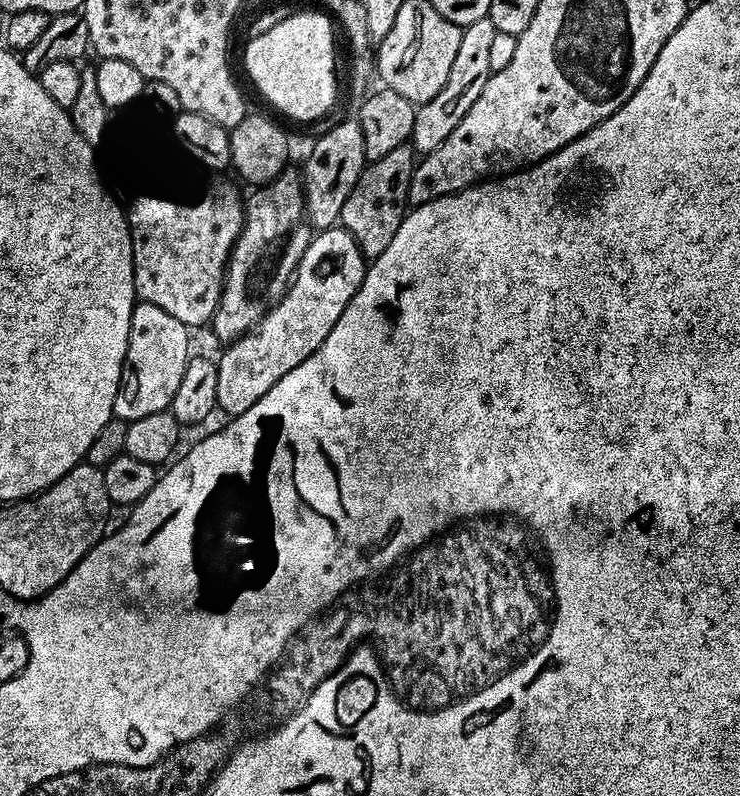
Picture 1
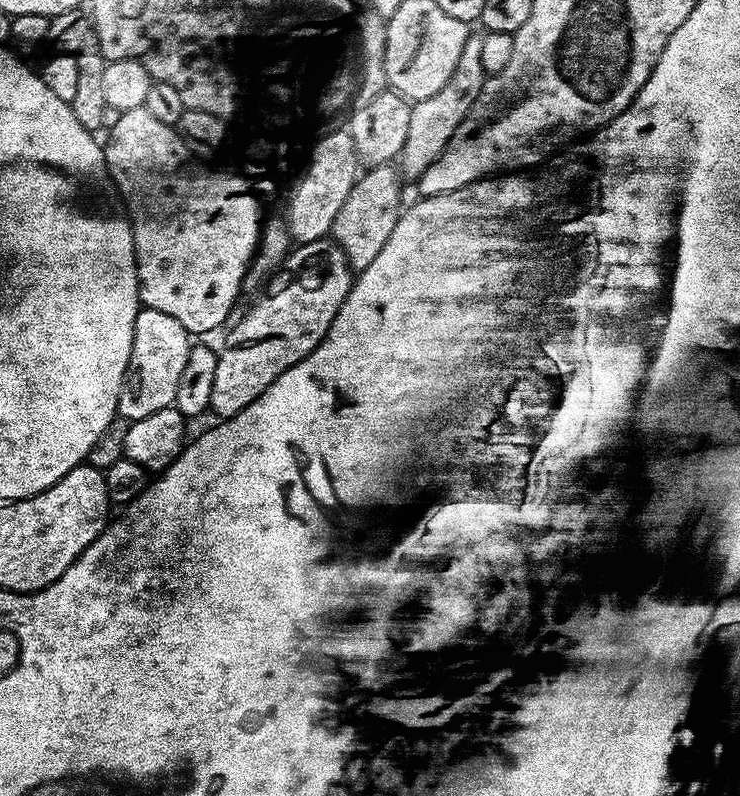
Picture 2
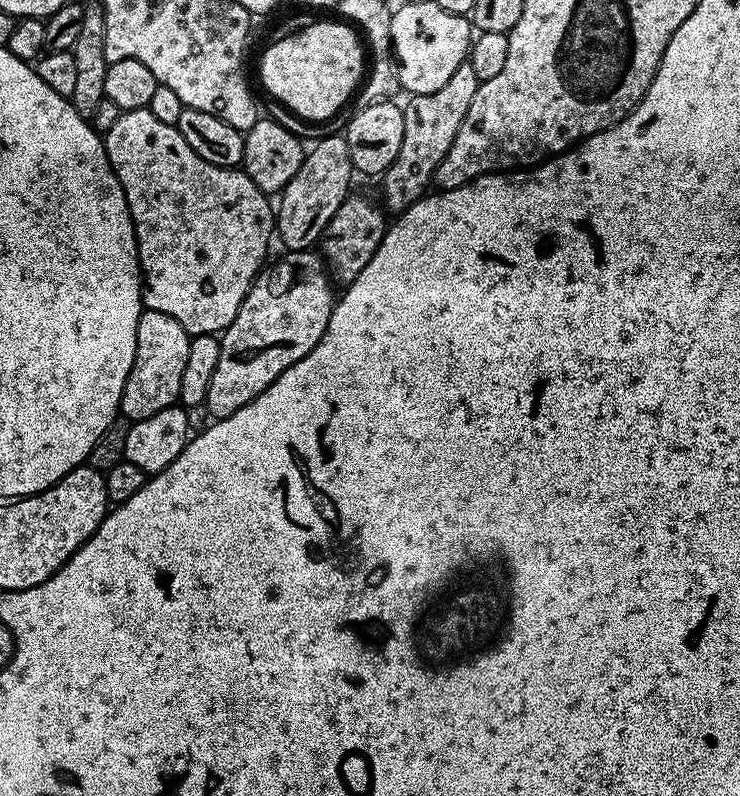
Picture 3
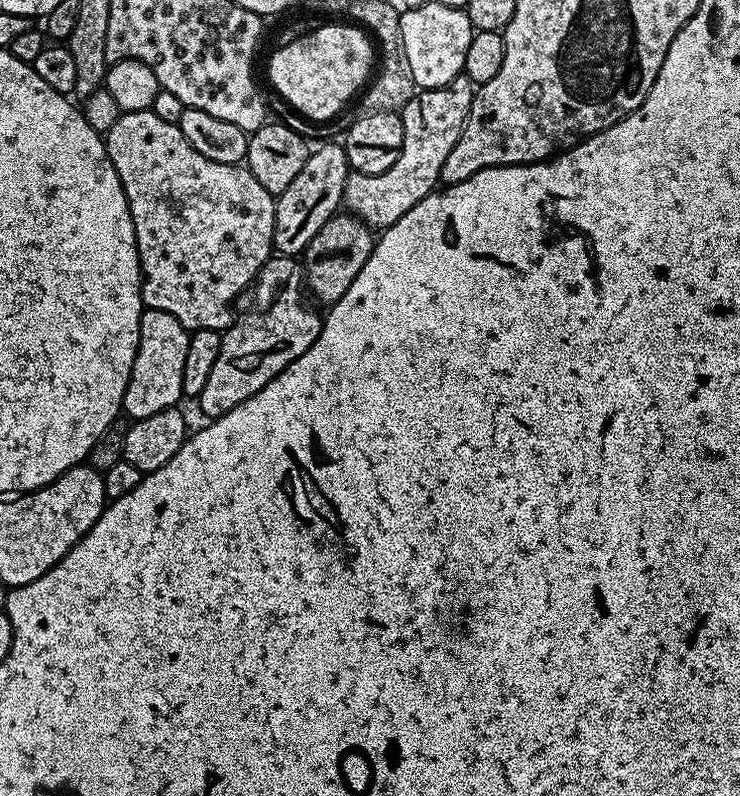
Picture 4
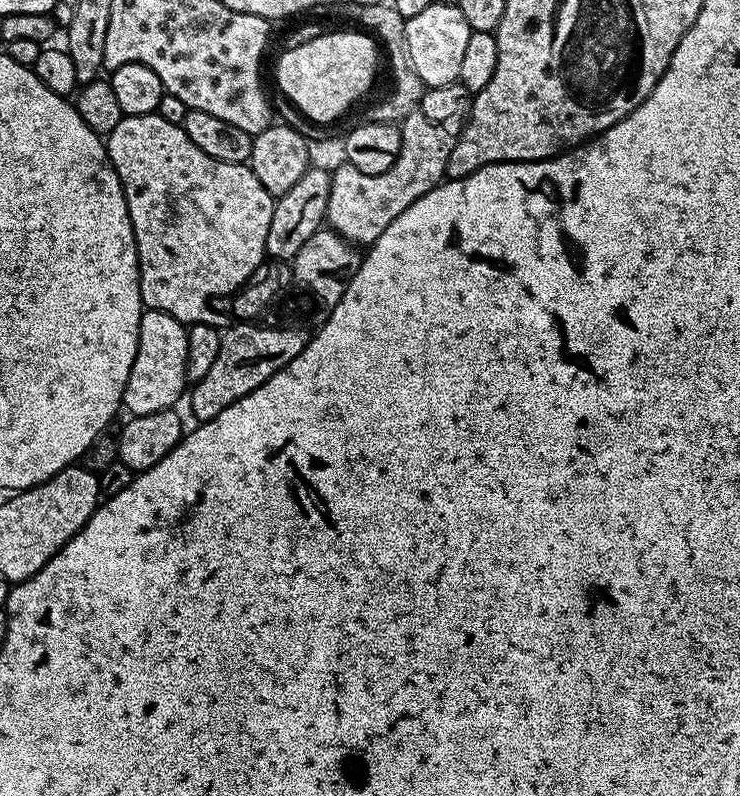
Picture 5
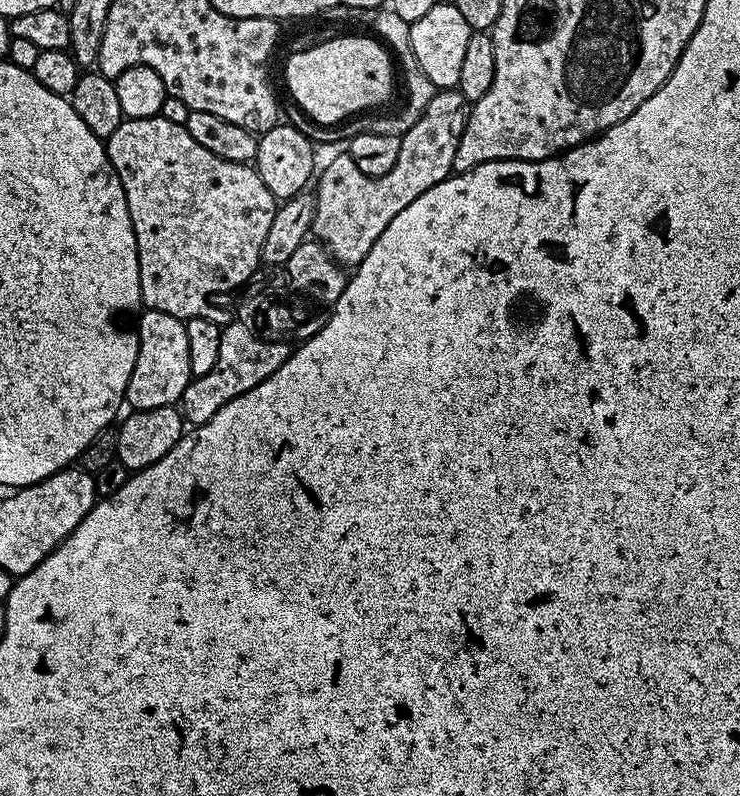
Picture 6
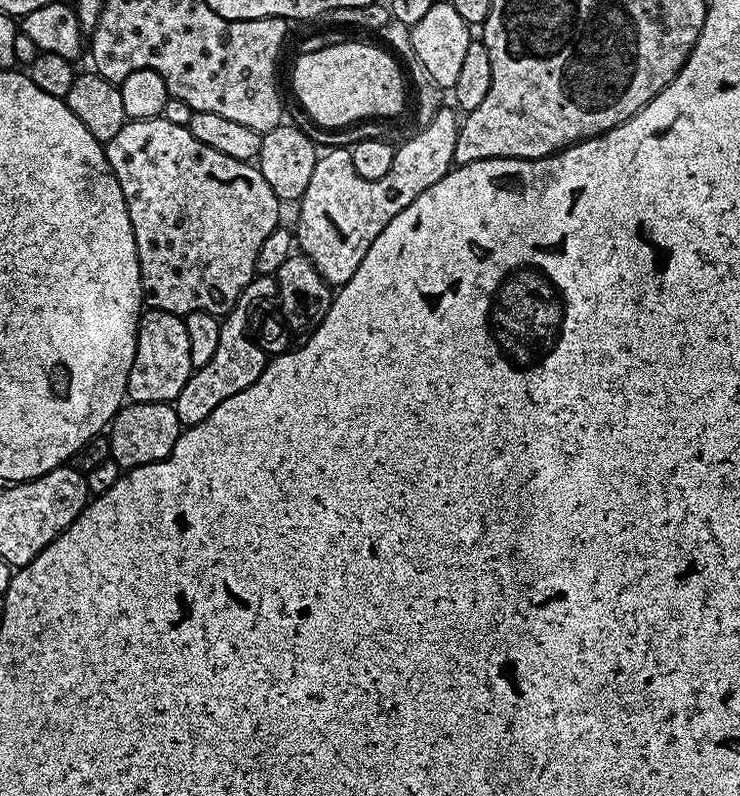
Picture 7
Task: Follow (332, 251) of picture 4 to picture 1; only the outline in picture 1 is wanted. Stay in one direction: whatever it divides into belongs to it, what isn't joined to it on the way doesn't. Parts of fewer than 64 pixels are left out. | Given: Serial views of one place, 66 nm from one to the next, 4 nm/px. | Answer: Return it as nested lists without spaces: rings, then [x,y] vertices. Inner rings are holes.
[[[408,146],[390,150],[390,154],[382,154],[382,158],[371,161],[365,167],[354,190],[350,190],[350,198],[342,202],[339,227],[345,228],[352,235],[369,261],[380,257],[382,250],[390,246],[394,234],[398,234],[398,226],[402,226],[409,207],[408,193],[414,188],[414,169],[417,163],[417,153]]]

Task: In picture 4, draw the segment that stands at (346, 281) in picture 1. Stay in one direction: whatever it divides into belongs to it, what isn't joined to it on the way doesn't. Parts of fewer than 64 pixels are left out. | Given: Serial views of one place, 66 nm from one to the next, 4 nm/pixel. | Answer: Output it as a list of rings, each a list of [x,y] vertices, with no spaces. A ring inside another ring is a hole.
[[[279,254],[269,258],[261,268],[259,283],[255,285],[256,300],[260,304],[268,304],[268,308],[261,312],[248,312],[245,316],[237,315],[231,326],[223,329],[218,359],[198,397],[205,417],[215,418],[234,410],[234,406],[258,394],[266,382],[273,380],[279,372],[286,370],[286,366],[290,366],[290,362],[302,358],[302,354],[314,346],[322,316],[303,308],[306,292],[302,287],[301,272],[299,259]]]

